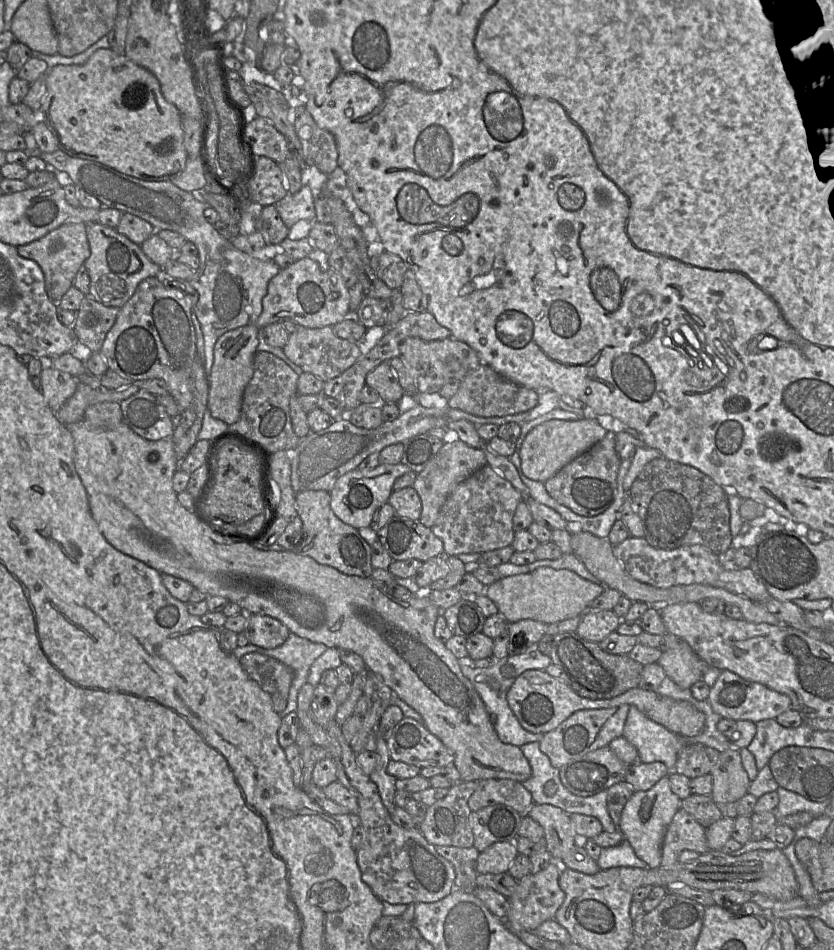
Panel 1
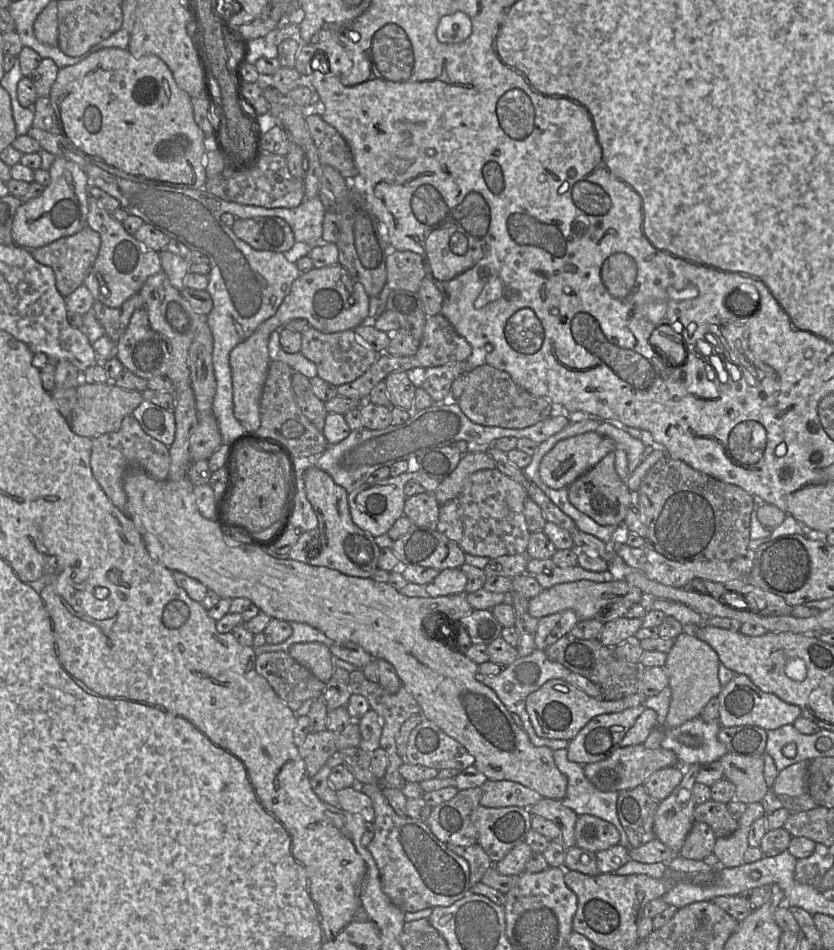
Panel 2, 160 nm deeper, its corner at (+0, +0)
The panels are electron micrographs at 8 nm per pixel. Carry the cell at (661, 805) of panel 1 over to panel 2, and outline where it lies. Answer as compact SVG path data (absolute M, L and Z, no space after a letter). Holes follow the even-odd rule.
M692 764L684 769L681 783L672 793L660 801L655 814L654 832L666 846L679 852L694 823L693 786L697 782L697 775L701 764Z

